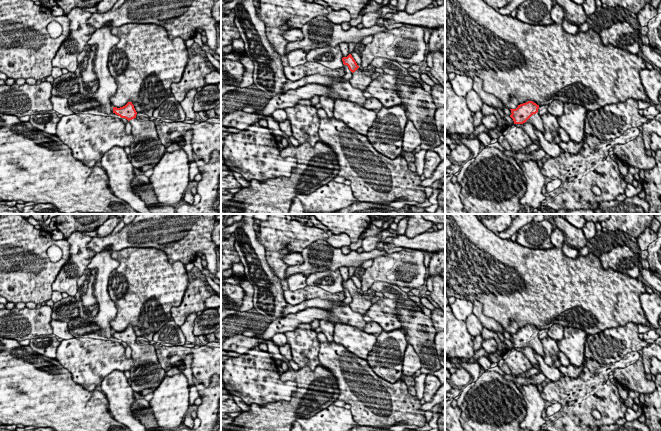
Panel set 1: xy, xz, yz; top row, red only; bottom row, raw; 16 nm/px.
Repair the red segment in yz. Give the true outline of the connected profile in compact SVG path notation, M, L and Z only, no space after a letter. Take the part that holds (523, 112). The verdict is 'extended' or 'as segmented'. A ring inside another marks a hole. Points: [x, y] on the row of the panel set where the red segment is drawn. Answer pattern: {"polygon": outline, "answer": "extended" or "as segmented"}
{"polygon": "M528 101L526 103L518 105L516 109L510 109L510 117L513 119L514 124L523 124L525 122L530 123L540 132L544 133L545 128L541 116L537 113L539 105L533 101Z", "answer": "extended"}

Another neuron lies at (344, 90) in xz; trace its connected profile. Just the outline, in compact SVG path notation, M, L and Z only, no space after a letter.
M343 81L334 83L332 85L326 85L330 88L331 99L335 100L345 100L356 103L363 106L367 98L364 97L363 92L360 89L354 88L349 81Z

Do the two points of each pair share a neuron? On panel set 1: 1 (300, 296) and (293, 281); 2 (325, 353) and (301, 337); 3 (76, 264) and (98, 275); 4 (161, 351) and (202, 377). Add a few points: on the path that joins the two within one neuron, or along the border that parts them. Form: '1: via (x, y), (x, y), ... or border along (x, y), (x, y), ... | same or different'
1: border along (307, 285), (295, 290), (287, 289) | different
2: border along (317, 333), (318, 360), (320, 363) | different
3: border along (96, 253), (78, 279), (77, 290) | different
4: via (175, 351), (192, 351), (202, 363) | same

